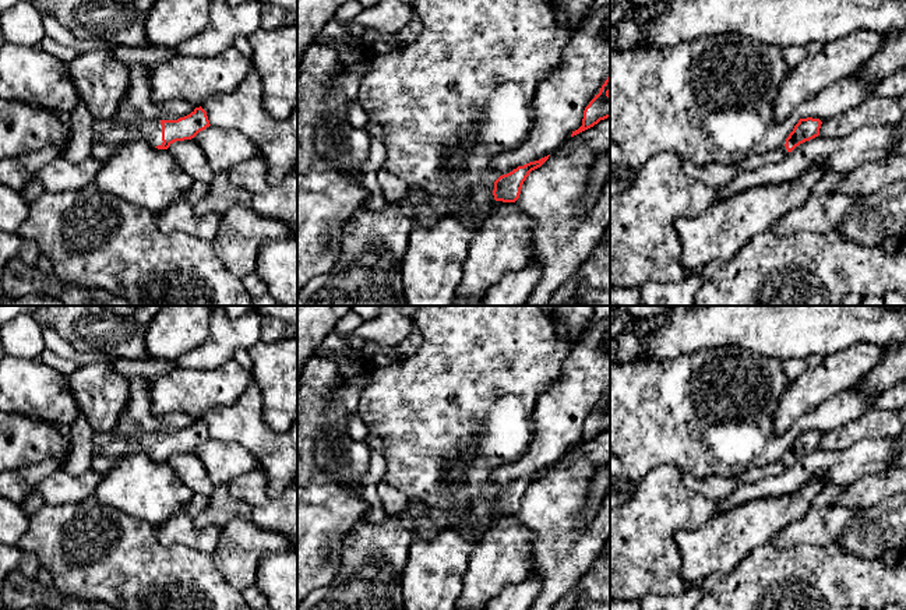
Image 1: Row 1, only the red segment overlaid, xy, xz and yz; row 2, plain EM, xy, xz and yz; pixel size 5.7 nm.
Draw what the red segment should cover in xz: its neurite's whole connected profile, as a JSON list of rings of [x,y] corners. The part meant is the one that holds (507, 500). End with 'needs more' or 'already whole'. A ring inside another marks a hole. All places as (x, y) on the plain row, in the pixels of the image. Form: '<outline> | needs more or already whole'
[[[550,468],[535,475],[529,475],[523,479],[518,479],[512,484],[500,489],[494,494],[494,512],[503,515],[515,515],[519,511],[522,497],[529,489],[529,486],[540,480],[549,472],[549,469]]] | already whole

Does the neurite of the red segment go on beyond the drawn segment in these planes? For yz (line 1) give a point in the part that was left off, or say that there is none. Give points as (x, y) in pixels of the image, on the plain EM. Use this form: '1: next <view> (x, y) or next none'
1: next none

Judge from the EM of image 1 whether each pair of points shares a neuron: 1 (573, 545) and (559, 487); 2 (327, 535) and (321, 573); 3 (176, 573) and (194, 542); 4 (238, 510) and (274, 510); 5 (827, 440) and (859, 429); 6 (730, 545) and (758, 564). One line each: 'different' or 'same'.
1: same
2: same
3: different
4: different
5: same
6: different

